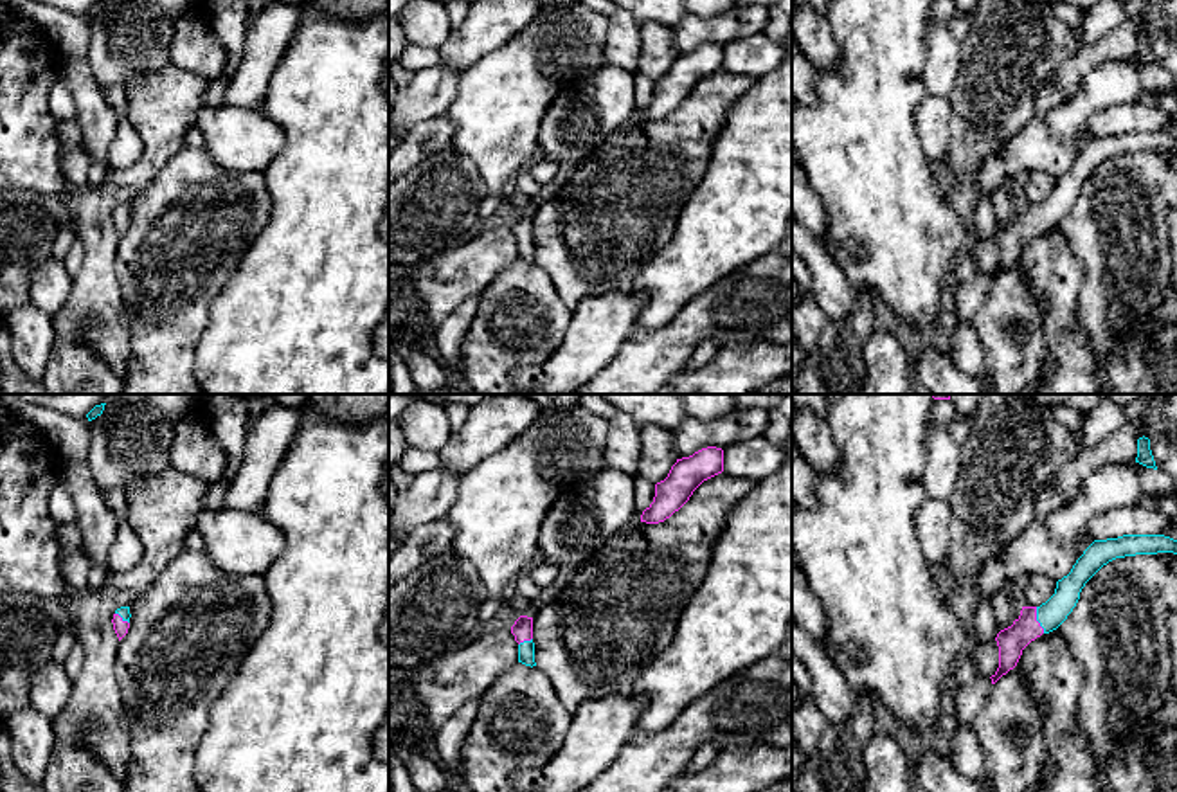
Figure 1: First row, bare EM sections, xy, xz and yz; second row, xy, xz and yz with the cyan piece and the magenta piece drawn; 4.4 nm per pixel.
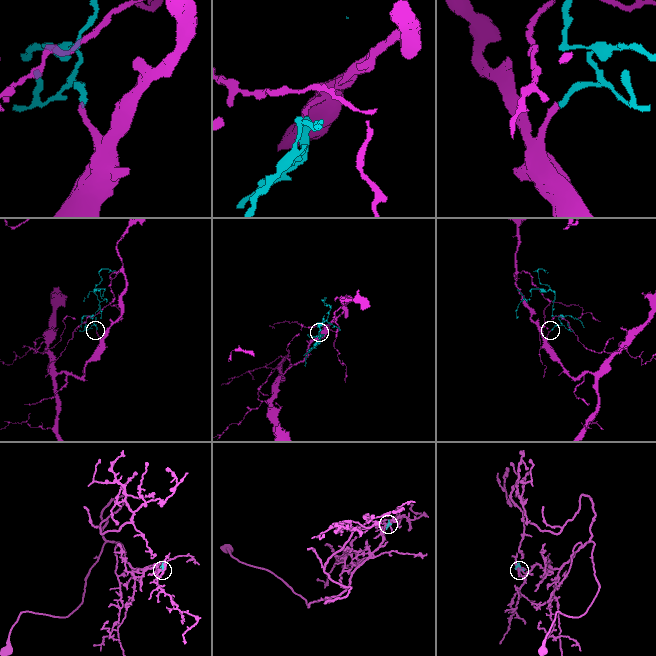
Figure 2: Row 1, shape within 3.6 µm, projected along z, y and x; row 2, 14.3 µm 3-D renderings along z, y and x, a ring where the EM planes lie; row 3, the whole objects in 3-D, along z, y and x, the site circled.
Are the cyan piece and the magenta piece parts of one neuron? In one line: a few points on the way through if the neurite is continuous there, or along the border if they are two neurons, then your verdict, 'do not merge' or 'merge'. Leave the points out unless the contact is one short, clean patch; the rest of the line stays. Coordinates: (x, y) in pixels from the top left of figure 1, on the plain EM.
runs through yz (1053, 209), (1037, 216), (1014, 236); merge

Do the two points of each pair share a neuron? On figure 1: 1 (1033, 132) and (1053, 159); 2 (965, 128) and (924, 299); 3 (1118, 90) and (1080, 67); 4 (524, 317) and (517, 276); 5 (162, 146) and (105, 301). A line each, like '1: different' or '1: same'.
1: same
2: different
3: different
4: same
5: same

